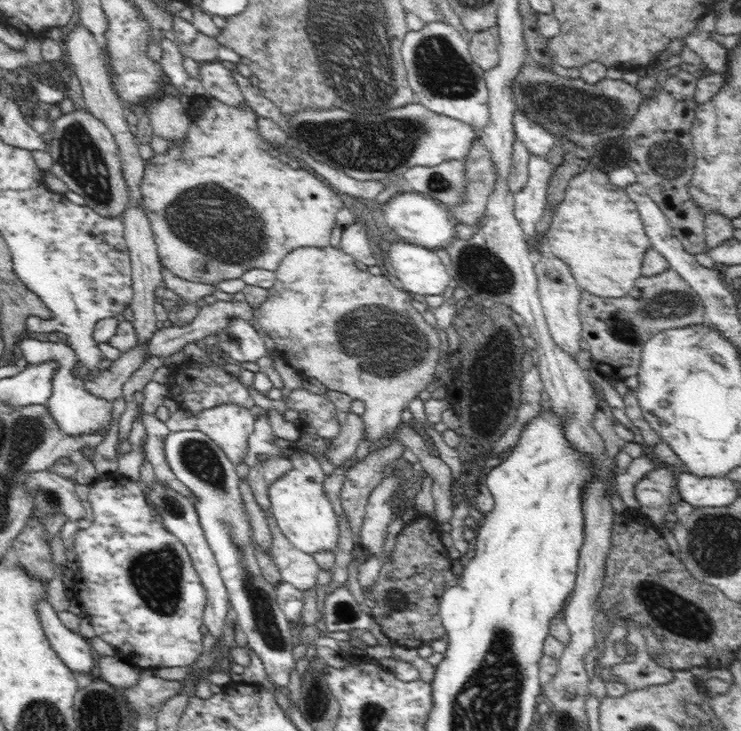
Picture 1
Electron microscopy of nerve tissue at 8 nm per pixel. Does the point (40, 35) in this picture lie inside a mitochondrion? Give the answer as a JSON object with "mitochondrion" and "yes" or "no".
{"mitochondrion":"no"}

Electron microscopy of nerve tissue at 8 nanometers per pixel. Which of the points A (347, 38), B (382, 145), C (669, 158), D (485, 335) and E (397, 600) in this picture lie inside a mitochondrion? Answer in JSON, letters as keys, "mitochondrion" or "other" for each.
{"A":"mitochondrion","B":"mitochondrion","C":"mitochondrion","D":"other","E":"mitochondrion"}

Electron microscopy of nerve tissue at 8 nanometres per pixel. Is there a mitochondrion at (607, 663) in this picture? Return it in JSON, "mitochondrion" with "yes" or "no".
{"mitochondrion":"no"}

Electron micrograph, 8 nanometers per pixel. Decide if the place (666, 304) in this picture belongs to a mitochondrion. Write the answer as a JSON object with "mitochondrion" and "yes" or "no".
{"mitochondrion":"yes"}

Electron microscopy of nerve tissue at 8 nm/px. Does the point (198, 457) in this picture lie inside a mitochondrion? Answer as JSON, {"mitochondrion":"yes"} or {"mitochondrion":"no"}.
{"mitochondrion":"yes"}

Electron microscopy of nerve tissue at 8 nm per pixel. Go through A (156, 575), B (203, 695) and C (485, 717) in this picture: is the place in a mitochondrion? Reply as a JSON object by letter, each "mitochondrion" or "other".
{"A":"mitochondrion","B":"other","C":"mitochondrion"}

